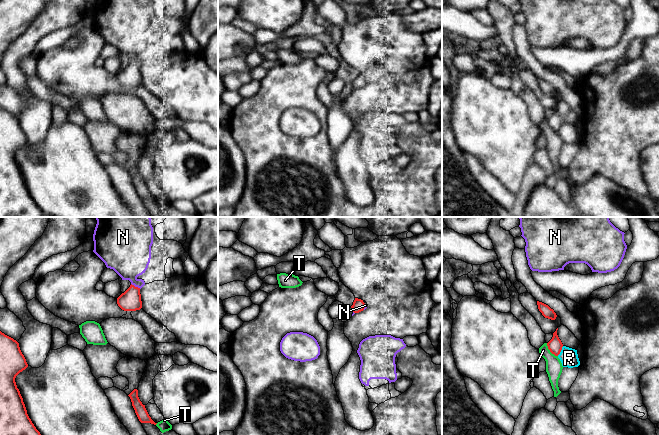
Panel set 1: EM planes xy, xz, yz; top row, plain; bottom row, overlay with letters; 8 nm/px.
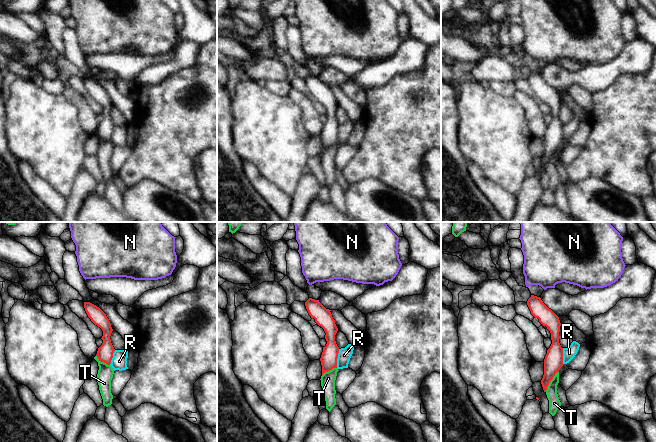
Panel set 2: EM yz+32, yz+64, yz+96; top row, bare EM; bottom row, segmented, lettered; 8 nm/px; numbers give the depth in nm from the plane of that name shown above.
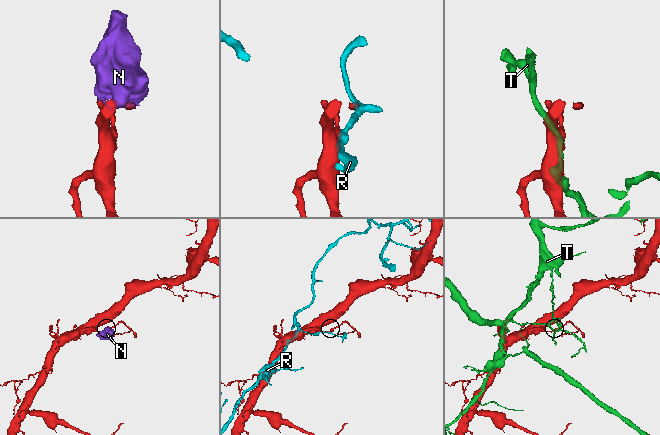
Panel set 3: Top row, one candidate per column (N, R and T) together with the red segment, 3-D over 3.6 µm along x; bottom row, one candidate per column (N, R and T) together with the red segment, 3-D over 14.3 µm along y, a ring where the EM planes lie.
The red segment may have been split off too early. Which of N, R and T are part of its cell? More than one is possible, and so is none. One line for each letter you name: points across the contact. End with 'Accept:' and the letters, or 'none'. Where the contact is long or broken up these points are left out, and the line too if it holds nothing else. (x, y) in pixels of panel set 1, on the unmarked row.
Accept: none

